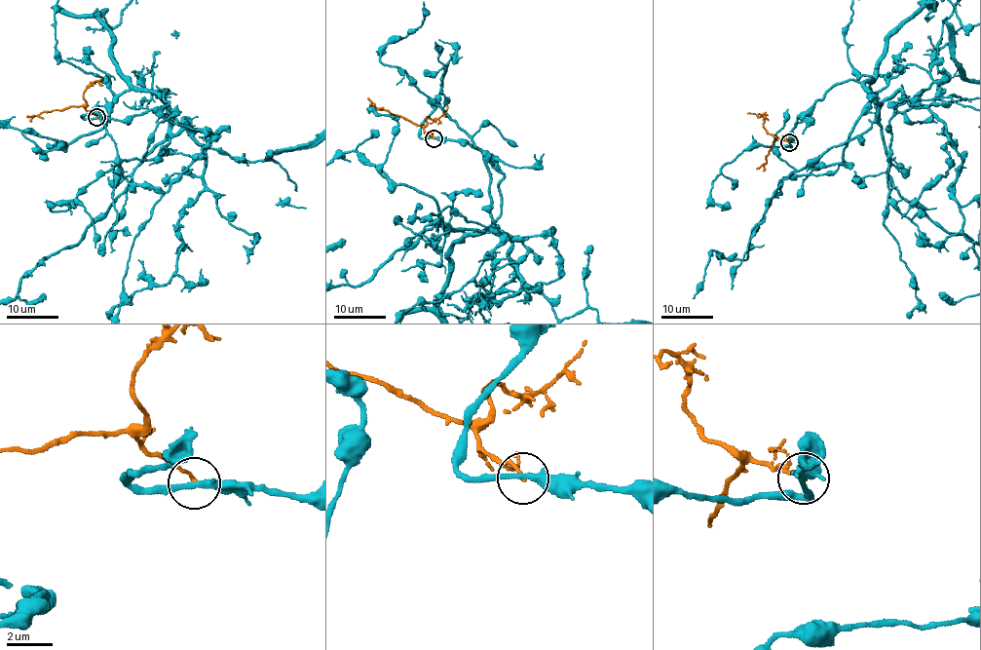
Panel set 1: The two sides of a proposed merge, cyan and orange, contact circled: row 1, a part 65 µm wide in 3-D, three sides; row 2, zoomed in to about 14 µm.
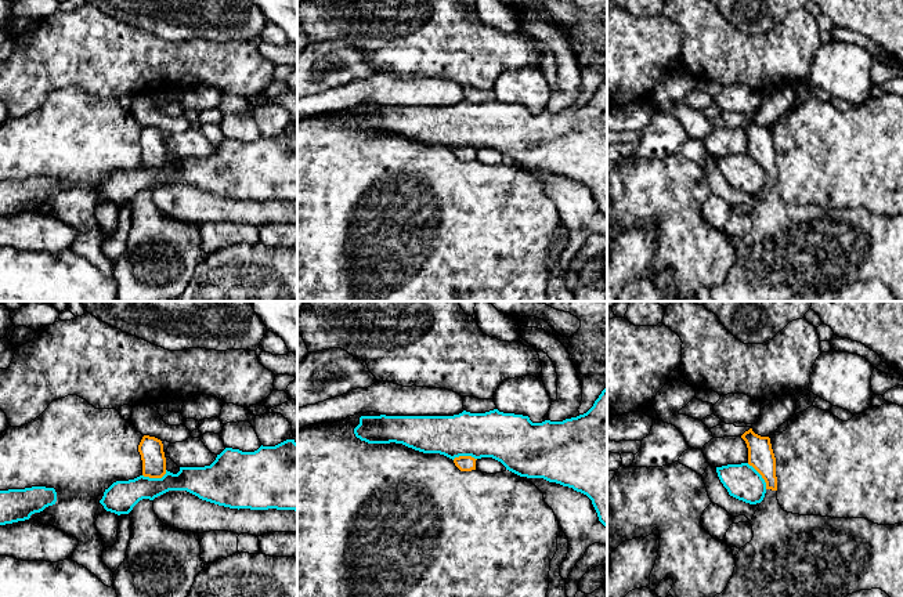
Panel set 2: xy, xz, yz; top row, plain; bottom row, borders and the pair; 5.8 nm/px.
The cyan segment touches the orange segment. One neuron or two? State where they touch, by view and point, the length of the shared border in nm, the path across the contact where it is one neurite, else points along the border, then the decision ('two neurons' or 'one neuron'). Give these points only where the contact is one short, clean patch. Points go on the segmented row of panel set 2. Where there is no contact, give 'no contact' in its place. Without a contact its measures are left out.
yz (761, 476) | 190 nm | along yz (747, 463), (761, 476), (766, 488) | two neurons

